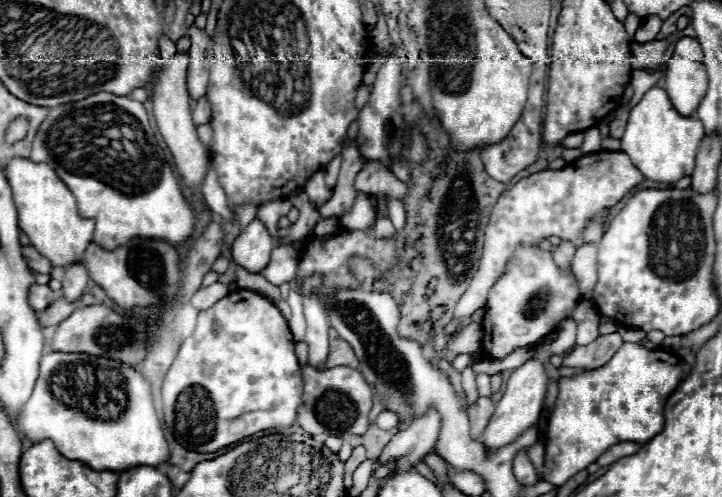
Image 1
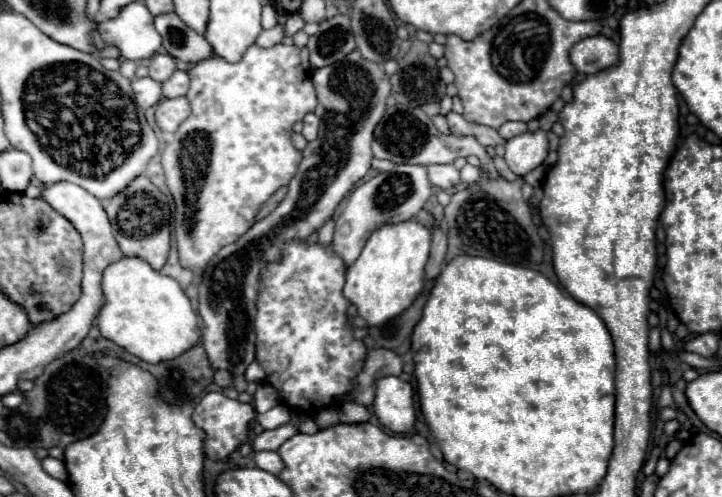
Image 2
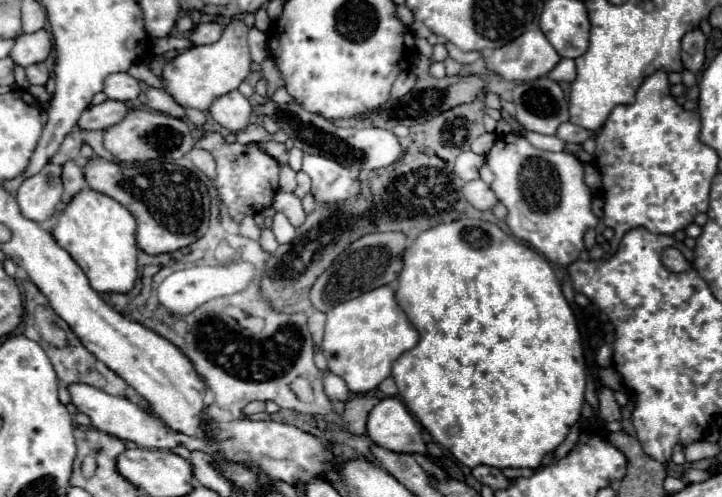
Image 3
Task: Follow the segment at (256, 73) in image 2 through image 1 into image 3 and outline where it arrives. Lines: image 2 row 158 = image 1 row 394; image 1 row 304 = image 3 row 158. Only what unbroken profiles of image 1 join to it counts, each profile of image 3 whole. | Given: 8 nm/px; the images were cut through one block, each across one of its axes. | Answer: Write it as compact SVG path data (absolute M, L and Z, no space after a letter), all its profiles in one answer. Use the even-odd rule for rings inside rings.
M204 132L200 140L196 140L194 148L208 150L216 160L216 178L214 186L218 190L218 200L224 212L220 216L232 218L236 224L242 222L248 214L258 214L270 208L274 194L278 192L278 162L266 154L256 142L240 144L240 142L226 142L220 132Z

